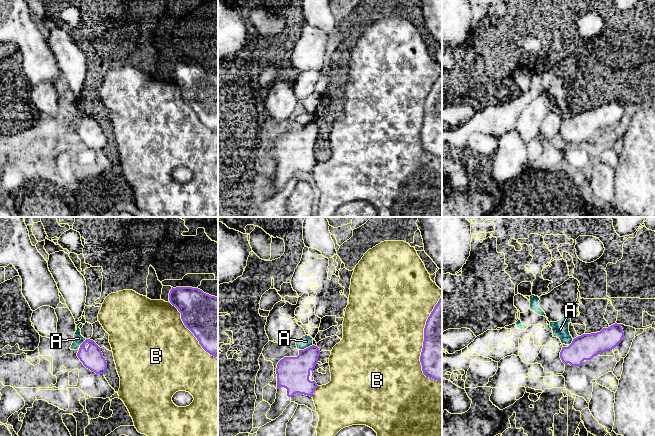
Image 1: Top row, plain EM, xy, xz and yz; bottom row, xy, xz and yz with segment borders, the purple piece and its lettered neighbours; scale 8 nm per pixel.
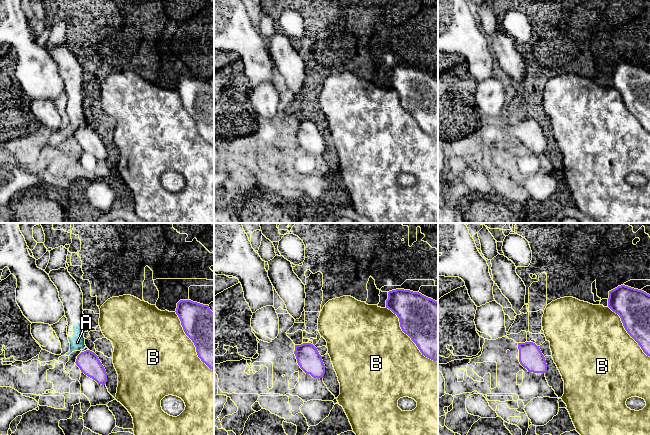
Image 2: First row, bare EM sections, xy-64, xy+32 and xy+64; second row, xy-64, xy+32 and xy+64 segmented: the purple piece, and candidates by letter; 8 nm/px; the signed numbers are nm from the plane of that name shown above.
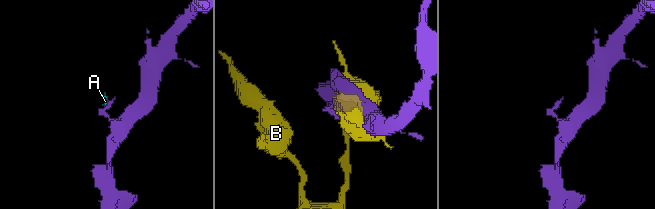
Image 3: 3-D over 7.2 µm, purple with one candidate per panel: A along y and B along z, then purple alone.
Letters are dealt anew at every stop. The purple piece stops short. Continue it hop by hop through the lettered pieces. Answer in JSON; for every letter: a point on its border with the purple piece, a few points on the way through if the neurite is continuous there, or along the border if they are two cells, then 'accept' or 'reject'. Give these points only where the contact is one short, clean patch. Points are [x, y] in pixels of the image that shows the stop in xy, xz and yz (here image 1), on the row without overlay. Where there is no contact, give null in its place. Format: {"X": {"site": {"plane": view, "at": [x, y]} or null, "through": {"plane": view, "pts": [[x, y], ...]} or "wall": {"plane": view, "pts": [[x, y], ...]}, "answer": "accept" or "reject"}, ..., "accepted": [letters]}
{"A": {"site": {"plane": "xz", "at": [306, 124]}, "wall": {"plane": "xz", "pts": [[312, 120], [299, 126]]}, "answer": "reject"}, "B": {"site": {"plane": "xy", "at": [191, 107]}, "answer": "reject"}, "accepted": []}

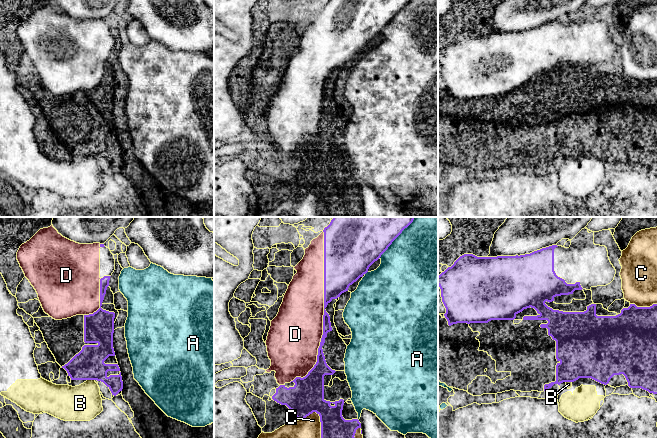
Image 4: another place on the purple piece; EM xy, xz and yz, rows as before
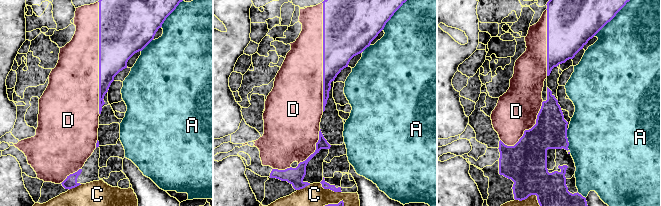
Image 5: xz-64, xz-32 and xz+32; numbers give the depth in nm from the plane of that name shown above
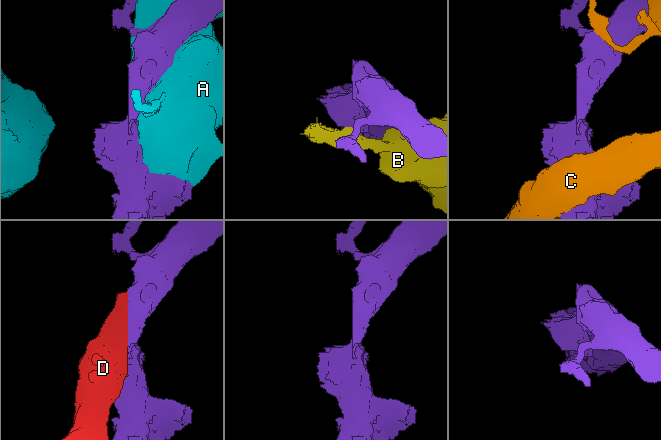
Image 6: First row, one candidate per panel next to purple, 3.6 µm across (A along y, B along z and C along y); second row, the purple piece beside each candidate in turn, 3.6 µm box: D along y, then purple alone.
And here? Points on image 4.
{"A": {"site": {"plane": "xz", "at": [394, 15]}, "answer": "reject"}, "B": {"site": {"plane": "xy", "at": [91, 155]}, "answer": "reject"}, "C": {"site": {"plane": "xz", "at": [320, 194]}, "answer": "reject"}, "D": {"site": {"plane": "xz", "at": [324, 87]}, "answer": "accept"}, "accepted": ["D"]}

